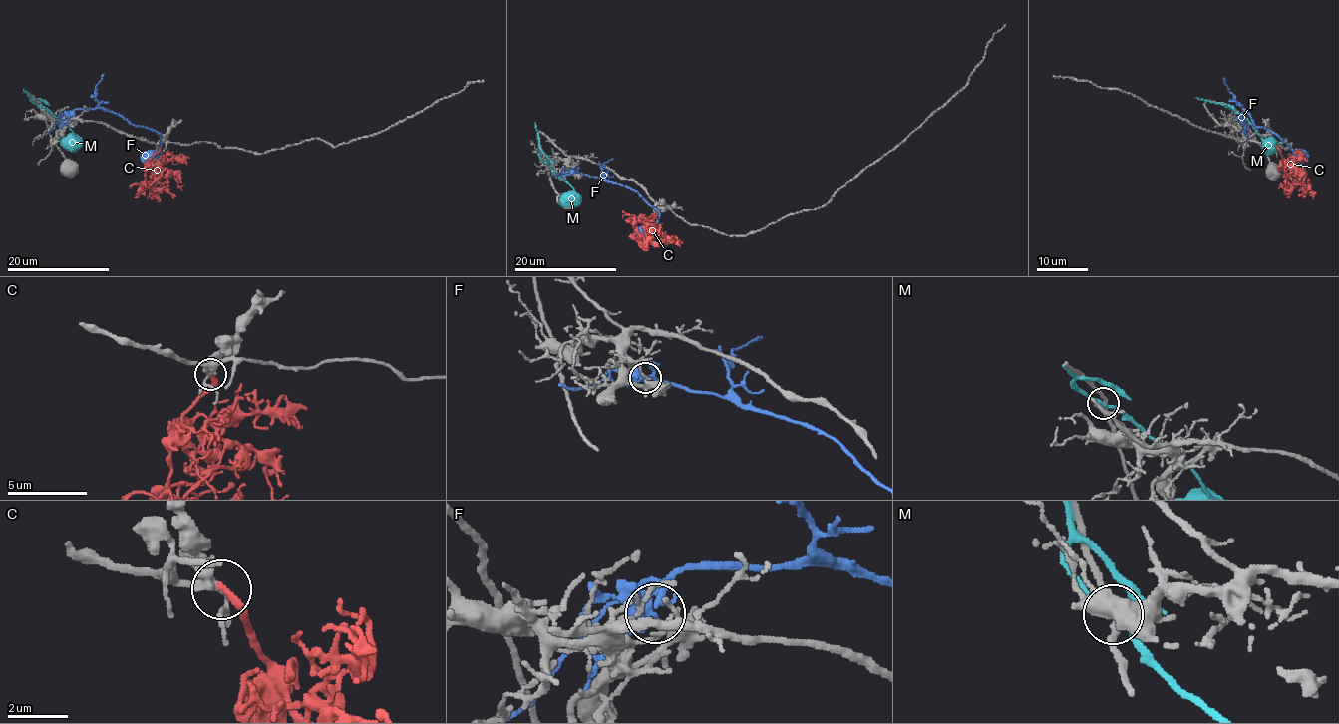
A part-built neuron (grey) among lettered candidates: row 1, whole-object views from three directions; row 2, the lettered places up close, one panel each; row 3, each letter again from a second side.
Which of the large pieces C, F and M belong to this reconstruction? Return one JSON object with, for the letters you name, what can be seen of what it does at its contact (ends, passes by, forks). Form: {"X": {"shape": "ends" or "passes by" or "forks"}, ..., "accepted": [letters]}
{"accepted": []}

